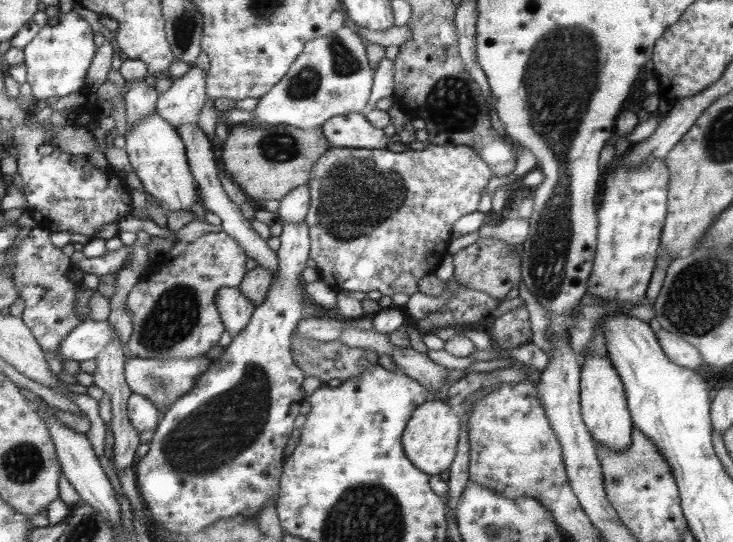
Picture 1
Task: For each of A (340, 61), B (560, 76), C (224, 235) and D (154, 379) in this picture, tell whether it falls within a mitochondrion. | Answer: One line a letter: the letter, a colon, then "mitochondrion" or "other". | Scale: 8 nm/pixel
A: mitochondrion
B: mitochondrion
C: other
D: mitochondrion

